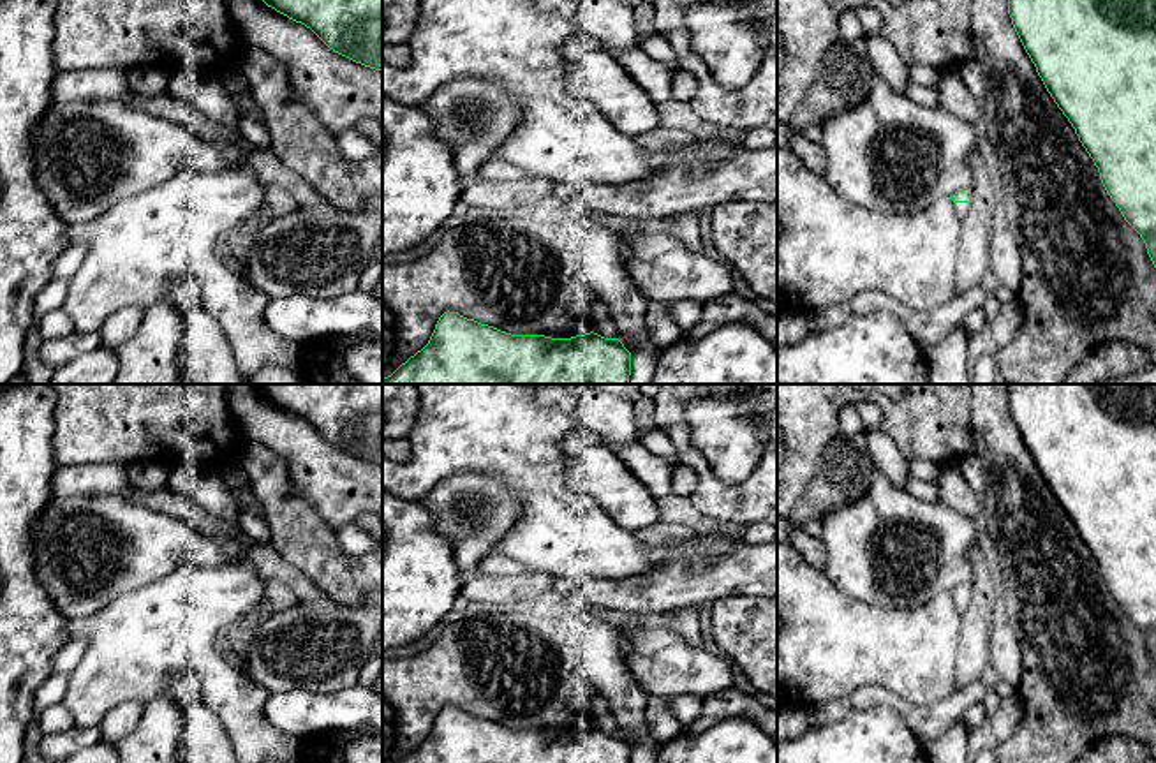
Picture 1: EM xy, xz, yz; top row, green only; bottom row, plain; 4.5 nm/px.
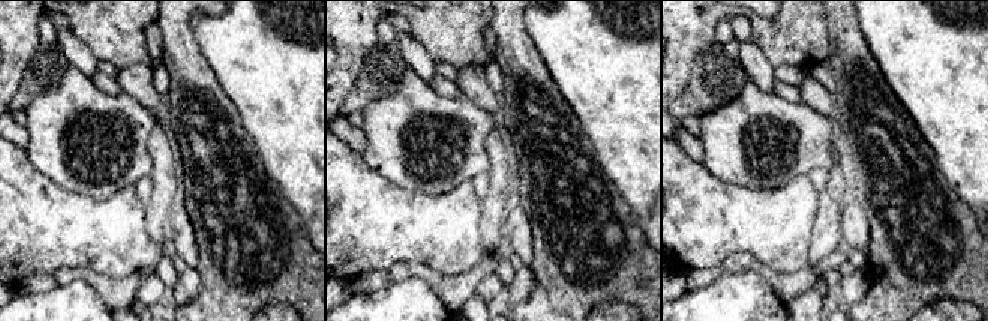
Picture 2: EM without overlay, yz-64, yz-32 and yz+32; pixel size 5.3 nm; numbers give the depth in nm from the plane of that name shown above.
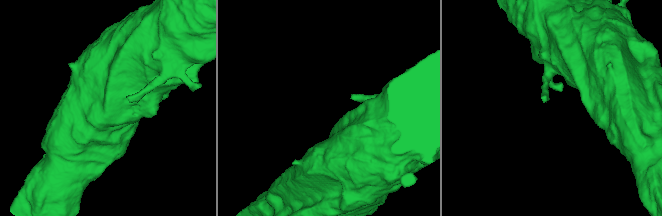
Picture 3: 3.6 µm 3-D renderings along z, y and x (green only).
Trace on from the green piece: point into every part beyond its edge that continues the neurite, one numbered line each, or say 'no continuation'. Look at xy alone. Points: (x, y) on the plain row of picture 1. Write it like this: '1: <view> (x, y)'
no continuation

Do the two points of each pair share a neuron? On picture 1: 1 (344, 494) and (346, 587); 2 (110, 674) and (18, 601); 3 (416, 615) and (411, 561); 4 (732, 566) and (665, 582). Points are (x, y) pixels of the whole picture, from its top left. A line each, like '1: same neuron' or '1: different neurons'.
1: different neurons
2: different neurons
3: same neuron
4: same neuron

